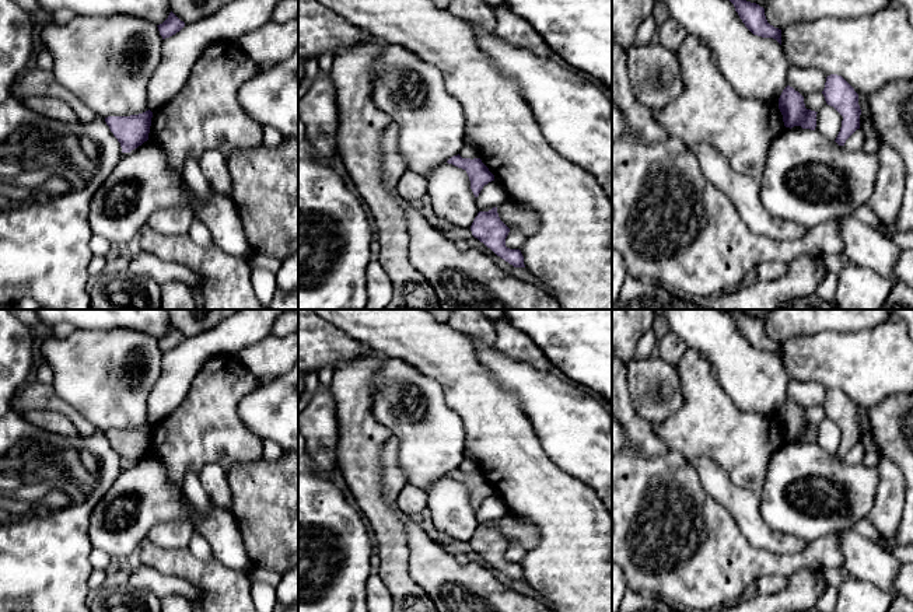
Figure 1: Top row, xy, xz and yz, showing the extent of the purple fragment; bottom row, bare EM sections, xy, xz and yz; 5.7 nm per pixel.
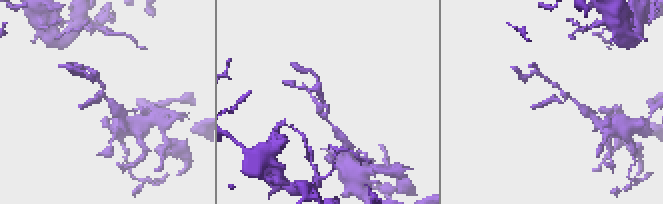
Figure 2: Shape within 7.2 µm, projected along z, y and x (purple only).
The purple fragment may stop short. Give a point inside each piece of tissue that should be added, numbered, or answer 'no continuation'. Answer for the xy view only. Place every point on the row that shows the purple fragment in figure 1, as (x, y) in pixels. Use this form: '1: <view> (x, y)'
no continuation

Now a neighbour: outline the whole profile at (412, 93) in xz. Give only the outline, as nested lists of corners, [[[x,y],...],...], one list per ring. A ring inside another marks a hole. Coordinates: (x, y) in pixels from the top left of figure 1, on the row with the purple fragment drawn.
[[[386,45],[372,64],[372,102],[399,126],[399,151],[406,171],[424,178],[440,164],[458,155],[465,143],[461,102],[445,88],[441,71],[399,45]]]

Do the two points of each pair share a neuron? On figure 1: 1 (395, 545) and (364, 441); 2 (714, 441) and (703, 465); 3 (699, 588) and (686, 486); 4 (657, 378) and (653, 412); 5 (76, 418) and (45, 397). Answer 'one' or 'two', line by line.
1: one
2: two
3: one
4: one
5: one

